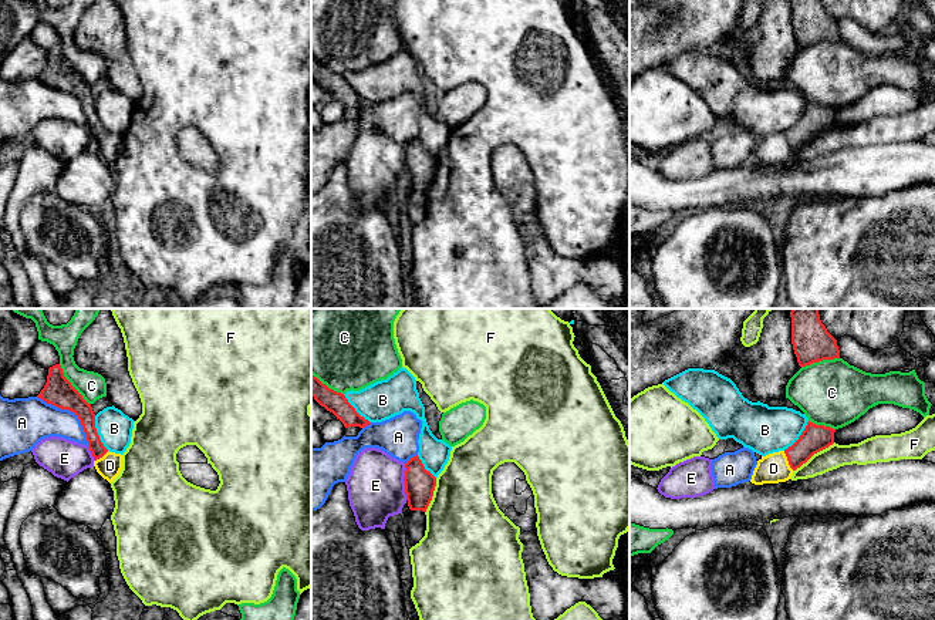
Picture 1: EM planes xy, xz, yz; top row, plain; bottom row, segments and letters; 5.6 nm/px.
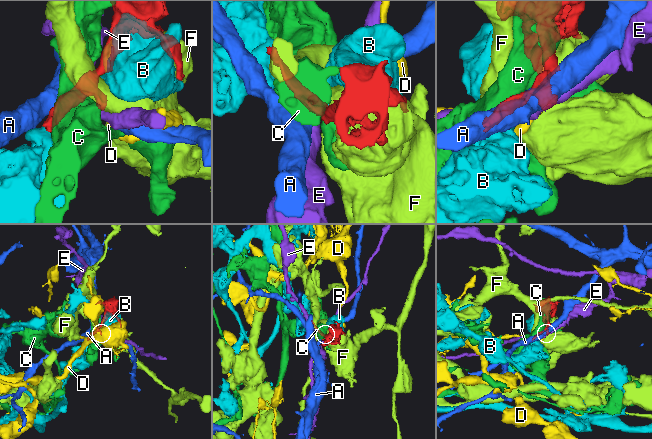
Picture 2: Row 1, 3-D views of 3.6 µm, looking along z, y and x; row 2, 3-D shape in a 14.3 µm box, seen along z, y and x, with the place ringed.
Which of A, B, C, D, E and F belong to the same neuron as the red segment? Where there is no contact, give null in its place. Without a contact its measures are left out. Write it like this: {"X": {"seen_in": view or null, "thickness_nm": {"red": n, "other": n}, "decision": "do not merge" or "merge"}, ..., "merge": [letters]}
{"A": {"seen_in": "xy", "thickness_nm": {"red": 160, "other": 260}, "decision": "do not merge"}, "B": {"seen_in": "xy", "thickness_nm": {"red": 130, "other": 190}, "decision": "do not merge"}, "C": {"seen_in": "xy", "thickness_nm": {"red": 160, "other": 160}, "decision": "do not merge"}, "D": {"seen_in": "yz", "thickness_nm": {"red": 160, "other": 170}, "decision": "merge"}, "E": {"seen_in": "xz", "thickness_nm": {"red": 180, "other": 320}, "decision": "do not merge"}, "F": {"seen_in": "yz", "thickness_nm": {"red": 160, "other": 130}, "decision": "do not merge"}, "merge": ["D"]}

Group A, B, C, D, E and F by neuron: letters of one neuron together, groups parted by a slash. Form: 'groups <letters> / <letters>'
groups A / B / C / D / E / F

